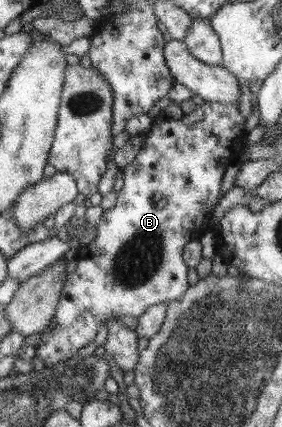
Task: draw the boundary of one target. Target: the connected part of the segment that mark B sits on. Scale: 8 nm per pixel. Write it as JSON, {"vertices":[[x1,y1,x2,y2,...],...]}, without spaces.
{"vertices":[[204,101,203,104,196,105,194,110,182,115,180,122,182,122,186,128,178,128,178,120,169,119,163,117,163,115,152,118,151,126,148,129,143,147,135,156,133,163,121,169,121,172,124,174,124,185,123,188,117,192,117,203,114,207,103,211,103,215,96,228,94,240,85,246,86,254,80,254,80,256,84,256,84,258,78,258,76,270,74,270,72,274,68,274,67,280,64,282,64,289,60,296,58,309,56,309,55,317,52,320,52,322,56,324,54,331,50,332,45,329,44,332,46,331,46,334,35,348,36,356,42,359,45,367,54,367,56,363,74,357,80,348,84,348,90,341,94,340,98,322,105,322,111,318,119,319,122,316,135,316,139,318,148,307,179,300,188,291,189,284,187,274,189,269,184,263,184,246,186,246,187,242,200,239,210,227,210,218,212,217,214,206,216,206,220,196,220,186,226,168,238,162,241,158,243,149,246,147,245,141,249,132,244,127,245,118,242,117,238,107,236,105,225,105,219,102]]}

